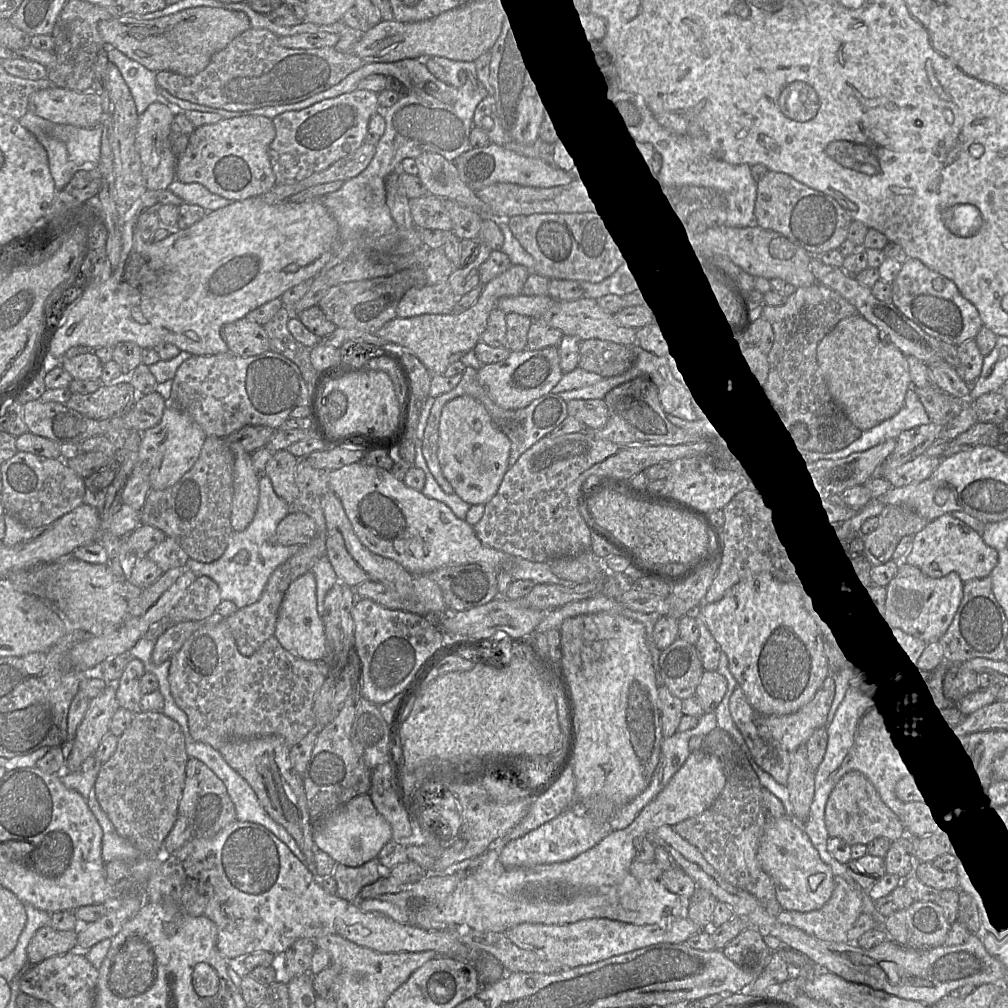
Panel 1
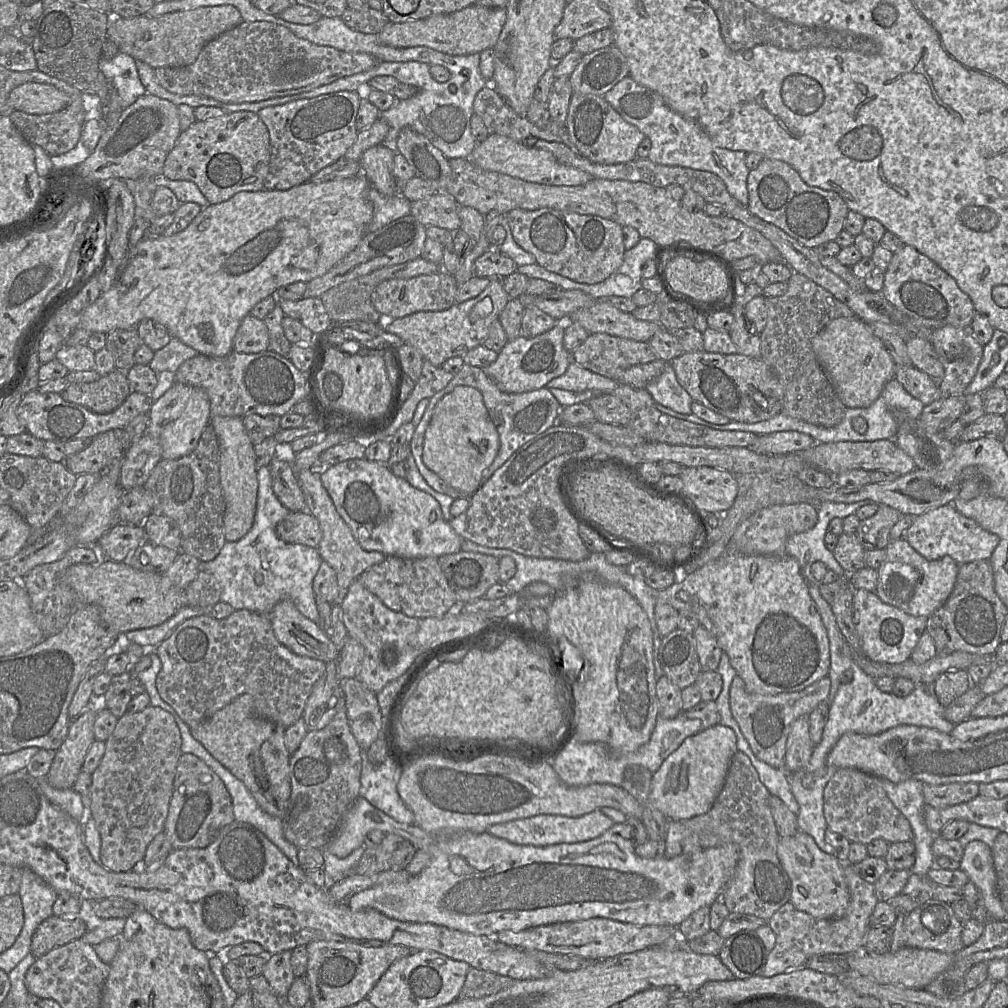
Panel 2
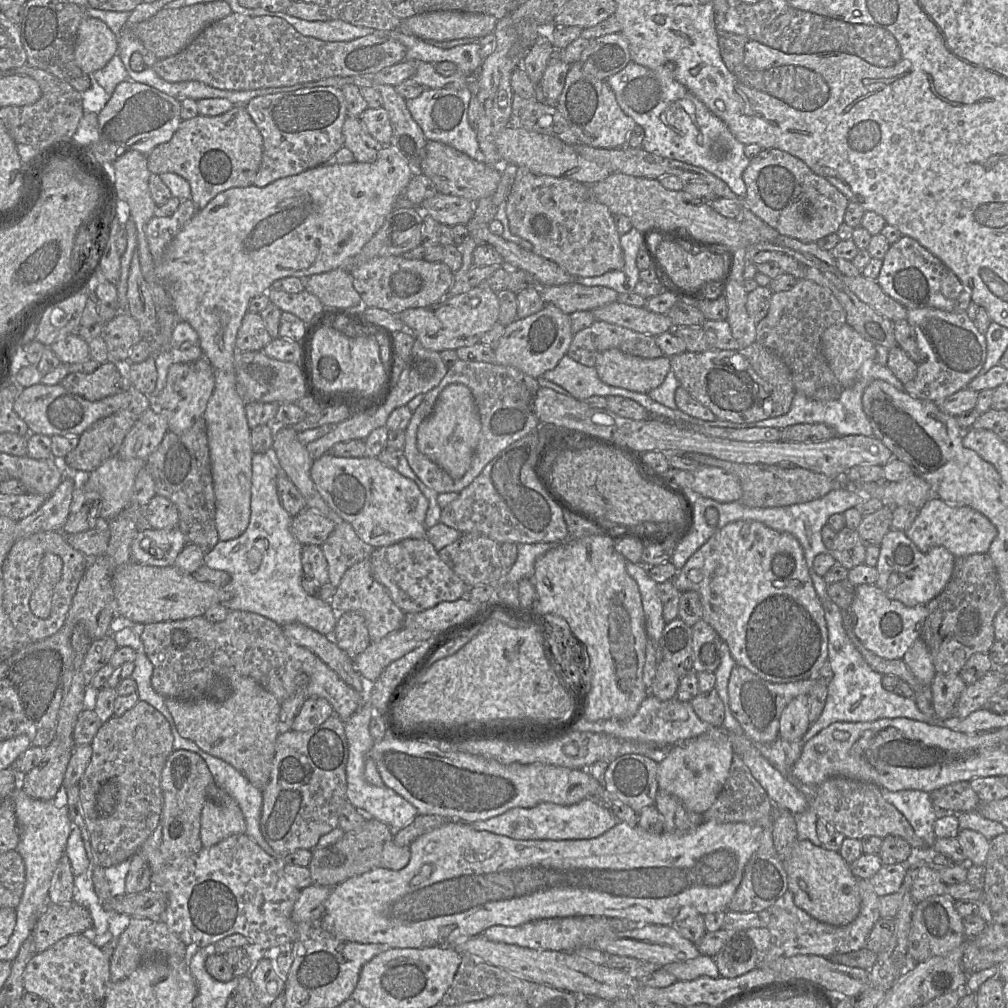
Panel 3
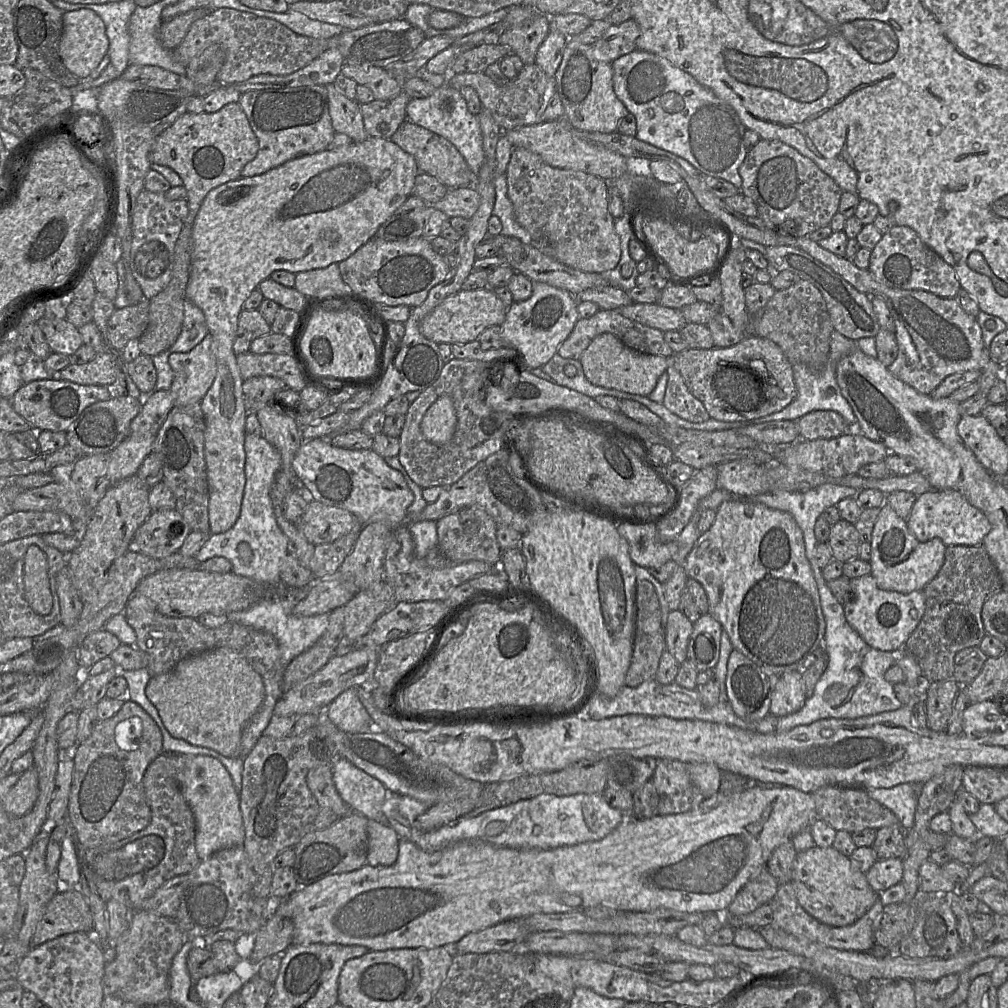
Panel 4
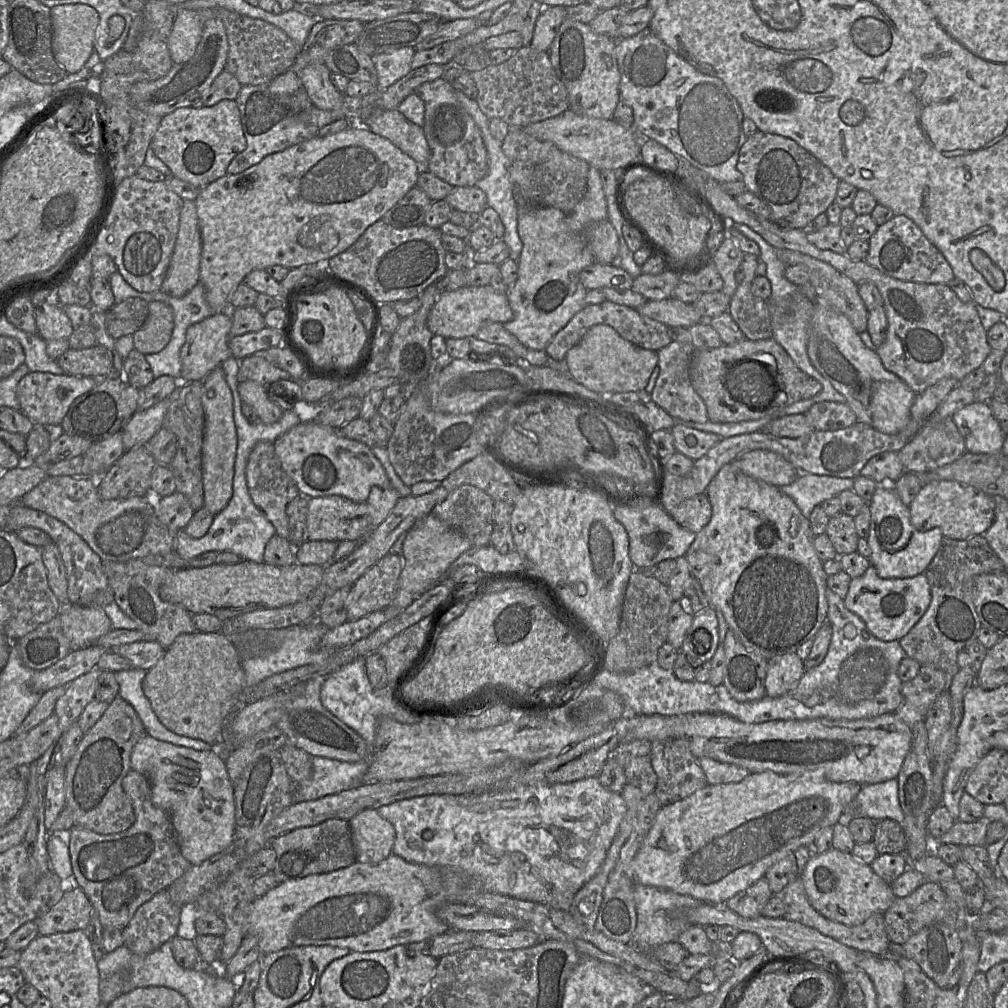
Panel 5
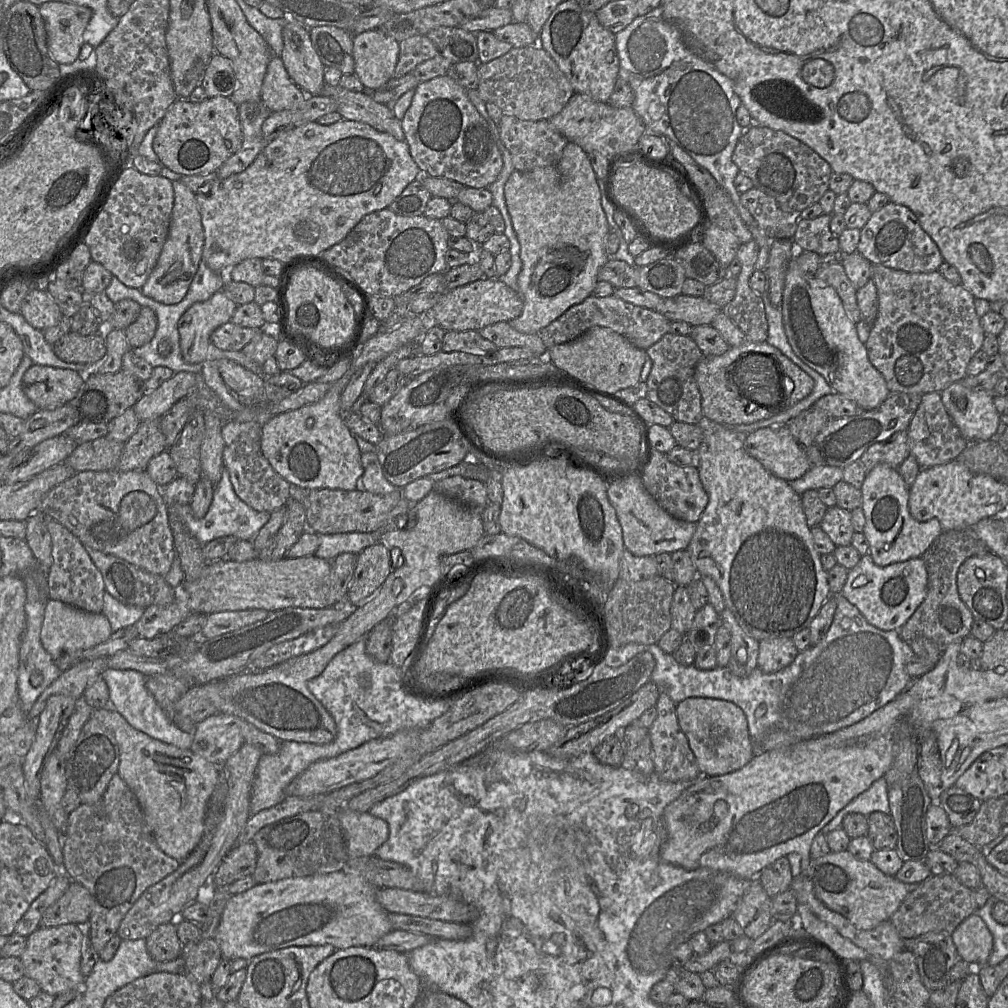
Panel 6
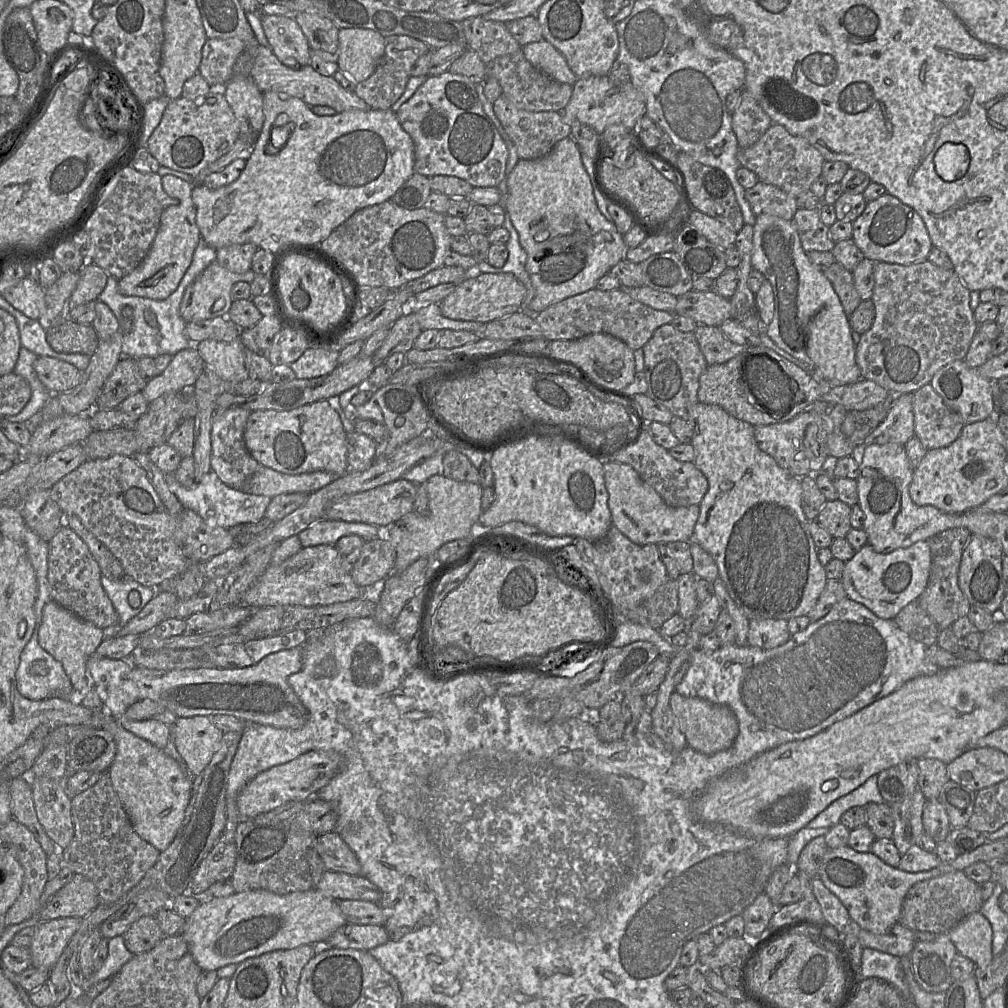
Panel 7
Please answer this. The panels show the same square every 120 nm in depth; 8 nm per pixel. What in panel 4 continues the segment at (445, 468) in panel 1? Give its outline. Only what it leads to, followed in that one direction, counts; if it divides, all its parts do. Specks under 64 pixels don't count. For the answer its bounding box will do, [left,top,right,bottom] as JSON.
[420,395,457,445]

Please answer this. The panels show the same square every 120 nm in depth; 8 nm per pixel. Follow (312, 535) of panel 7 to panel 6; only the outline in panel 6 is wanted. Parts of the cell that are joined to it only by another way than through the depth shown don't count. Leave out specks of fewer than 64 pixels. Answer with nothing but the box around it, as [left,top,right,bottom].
[315,532,379,561]

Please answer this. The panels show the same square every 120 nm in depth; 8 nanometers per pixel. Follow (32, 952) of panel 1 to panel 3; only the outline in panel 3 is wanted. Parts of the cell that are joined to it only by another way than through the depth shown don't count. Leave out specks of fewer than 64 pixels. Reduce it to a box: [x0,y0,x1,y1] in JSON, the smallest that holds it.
[32,902,92,952]

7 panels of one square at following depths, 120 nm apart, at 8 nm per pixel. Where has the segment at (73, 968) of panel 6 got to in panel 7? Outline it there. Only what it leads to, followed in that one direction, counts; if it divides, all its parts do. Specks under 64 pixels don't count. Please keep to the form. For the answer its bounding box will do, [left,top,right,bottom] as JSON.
[30,917,83,970]

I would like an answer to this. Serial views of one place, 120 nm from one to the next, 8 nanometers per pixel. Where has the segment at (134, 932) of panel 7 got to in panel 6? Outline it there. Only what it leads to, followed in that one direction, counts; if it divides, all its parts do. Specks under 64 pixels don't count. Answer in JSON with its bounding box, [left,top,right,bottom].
[145,923,183,962]

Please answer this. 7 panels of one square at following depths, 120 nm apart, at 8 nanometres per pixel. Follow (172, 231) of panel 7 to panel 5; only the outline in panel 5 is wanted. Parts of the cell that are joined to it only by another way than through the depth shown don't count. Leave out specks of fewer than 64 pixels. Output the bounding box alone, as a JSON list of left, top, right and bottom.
[160,200,201,297]

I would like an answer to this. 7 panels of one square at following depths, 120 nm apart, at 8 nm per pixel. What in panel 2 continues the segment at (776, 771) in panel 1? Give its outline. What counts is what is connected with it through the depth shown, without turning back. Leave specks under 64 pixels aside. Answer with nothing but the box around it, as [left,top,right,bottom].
[729,675,831,769]

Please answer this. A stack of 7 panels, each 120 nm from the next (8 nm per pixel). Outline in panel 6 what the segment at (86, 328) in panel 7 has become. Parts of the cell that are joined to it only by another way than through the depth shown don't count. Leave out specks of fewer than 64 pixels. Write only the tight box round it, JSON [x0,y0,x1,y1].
[53,332,106,364]

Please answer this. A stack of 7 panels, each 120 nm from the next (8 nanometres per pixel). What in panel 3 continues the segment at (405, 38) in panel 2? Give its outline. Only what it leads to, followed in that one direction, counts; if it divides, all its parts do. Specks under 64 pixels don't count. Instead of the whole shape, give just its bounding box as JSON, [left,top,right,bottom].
[399,11,497,41]

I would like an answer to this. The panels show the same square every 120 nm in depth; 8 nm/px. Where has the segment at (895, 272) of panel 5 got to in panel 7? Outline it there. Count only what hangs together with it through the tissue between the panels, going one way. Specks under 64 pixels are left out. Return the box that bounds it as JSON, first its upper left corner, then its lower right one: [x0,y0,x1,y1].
[852,193,933,265]

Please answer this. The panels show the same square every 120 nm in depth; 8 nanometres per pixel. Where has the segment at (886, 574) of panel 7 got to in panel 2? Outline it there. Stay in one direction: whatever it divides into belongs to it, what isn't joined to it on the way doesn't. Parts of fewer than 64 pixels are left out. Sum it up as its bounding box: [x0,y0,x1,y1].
[853,590,927,664]

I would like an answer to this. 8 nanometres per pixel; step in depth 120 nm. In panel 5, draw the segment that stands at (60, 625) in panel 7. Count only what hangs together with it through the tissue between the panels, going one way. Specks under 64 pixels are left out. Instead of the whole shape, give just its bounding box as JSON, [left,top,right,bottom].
[58,603,113,651]

